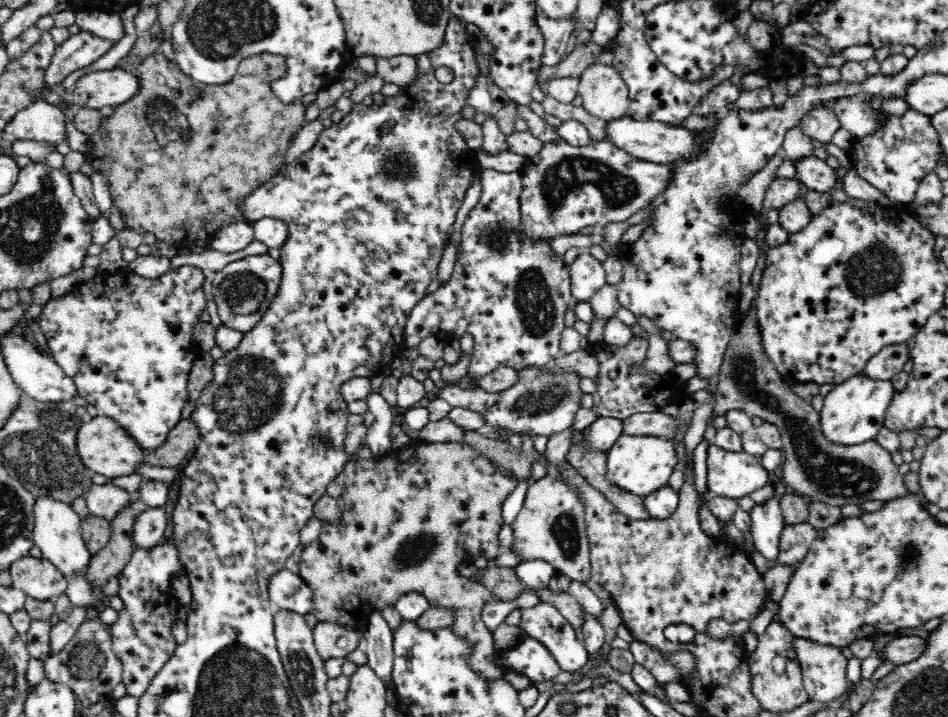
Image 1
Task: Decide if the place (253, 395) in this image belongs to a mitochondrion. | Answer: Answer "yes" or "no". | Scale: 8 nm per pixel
yes

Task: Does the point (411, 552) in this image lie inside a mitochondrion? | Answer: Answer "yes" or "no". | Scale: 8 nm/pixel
yes

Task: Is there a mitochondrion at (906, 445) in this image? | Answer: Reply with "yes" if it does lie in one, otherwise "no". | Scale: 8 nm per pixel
no

